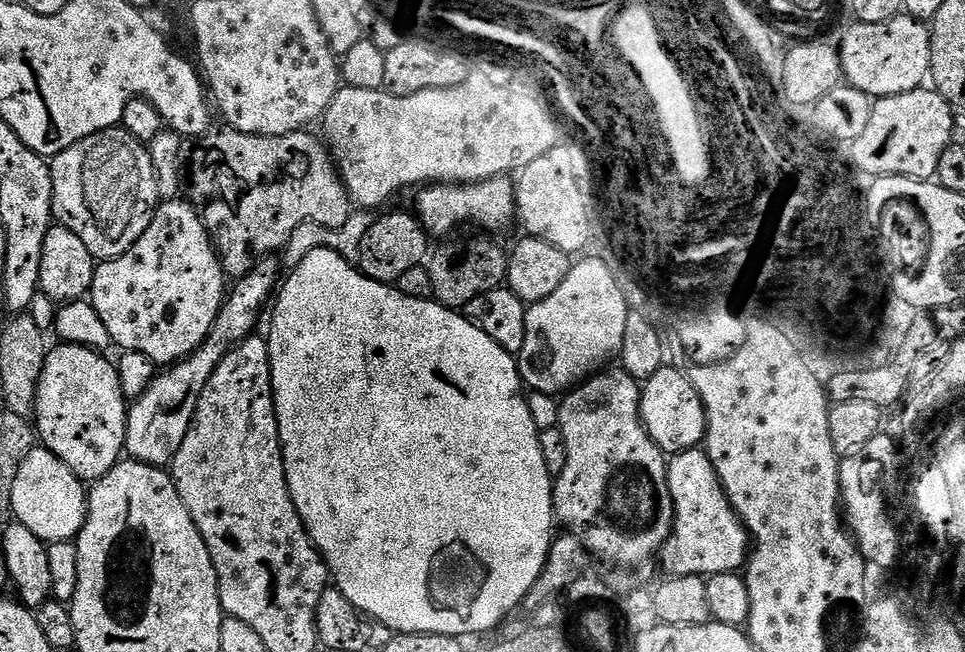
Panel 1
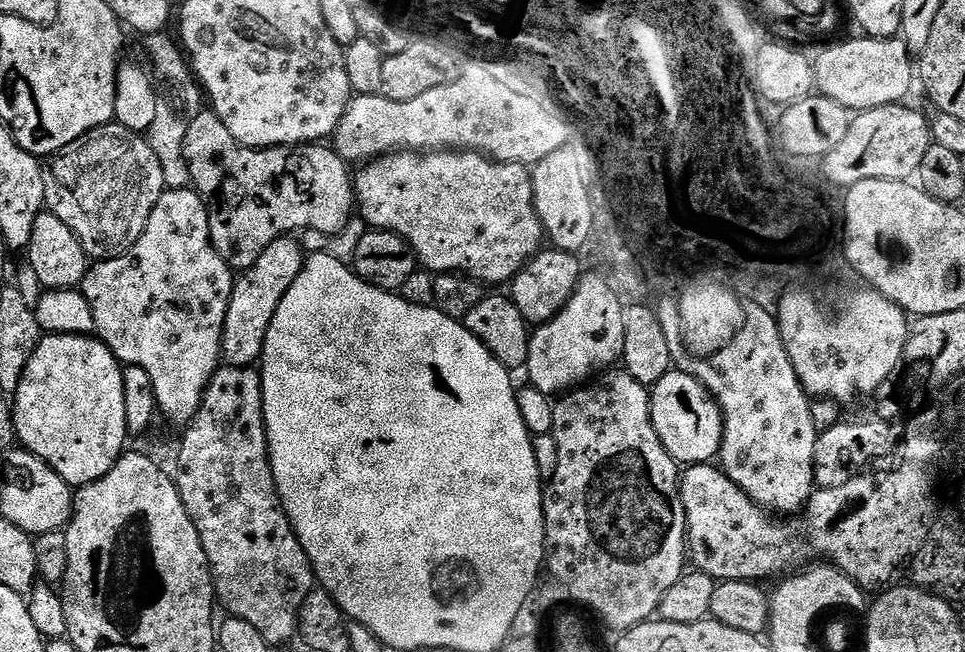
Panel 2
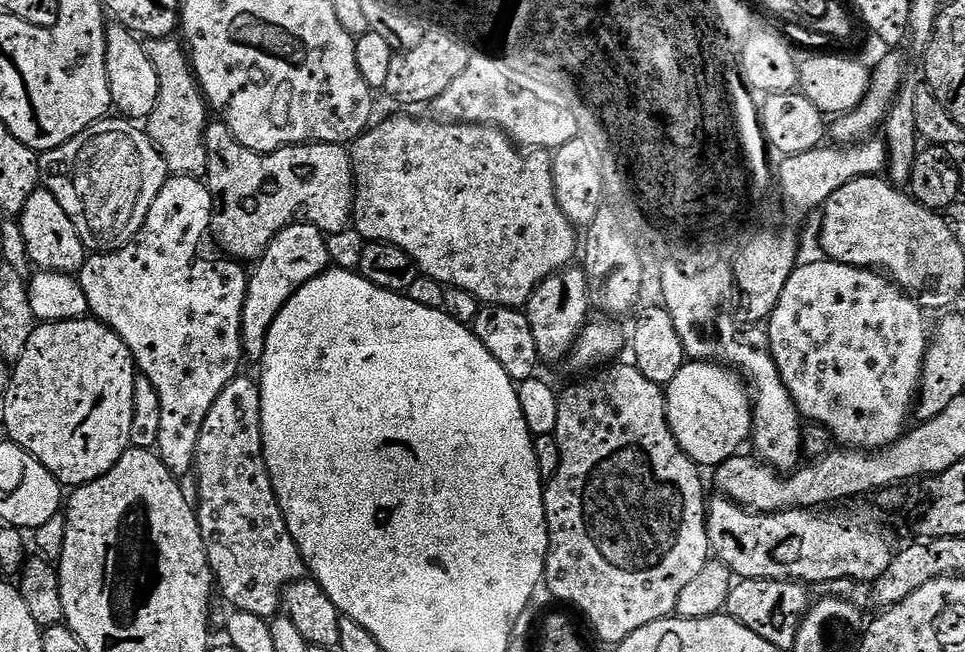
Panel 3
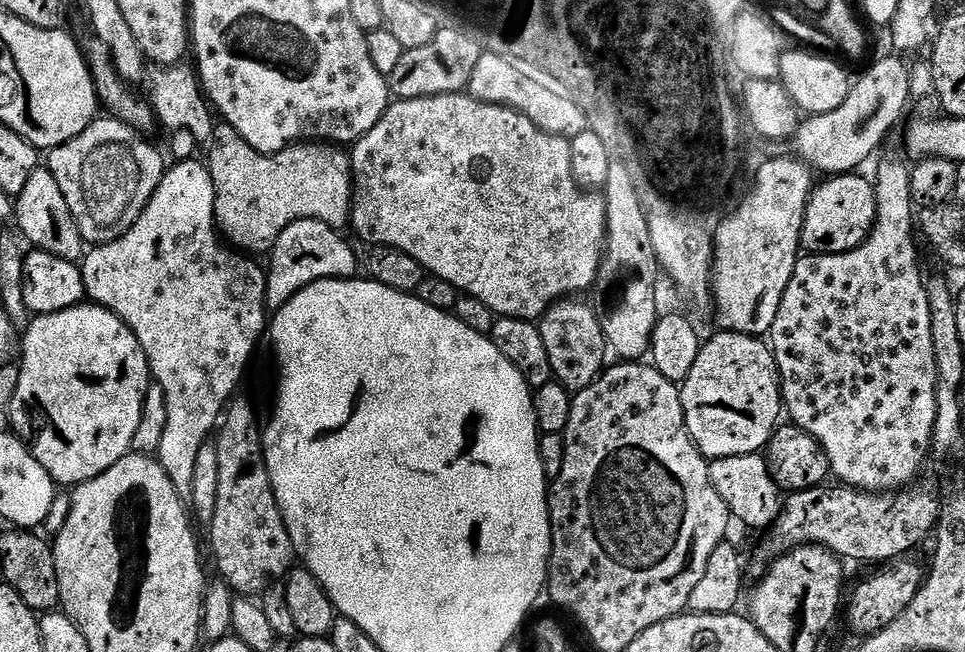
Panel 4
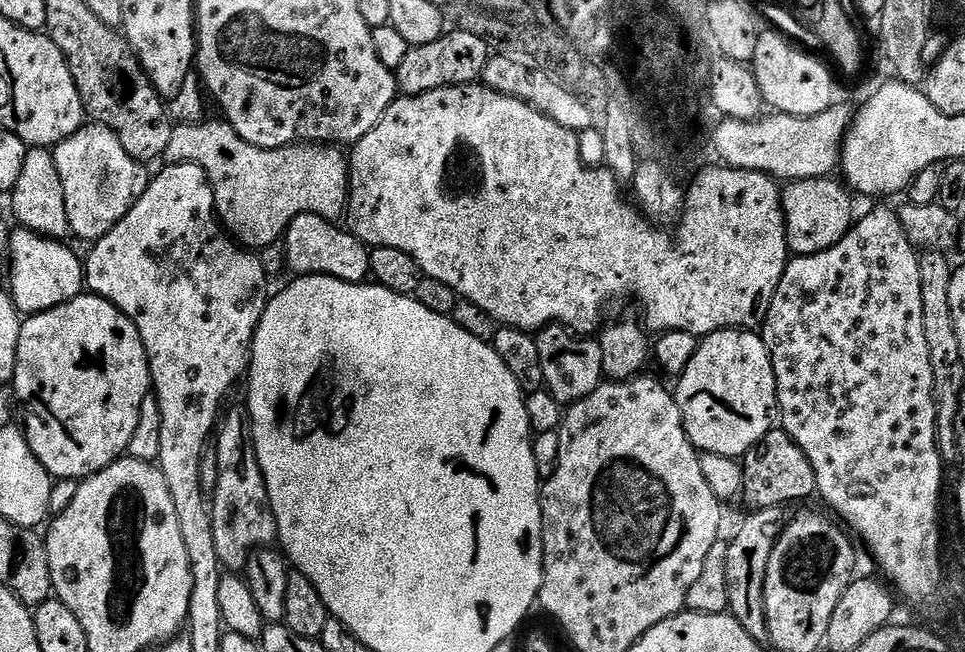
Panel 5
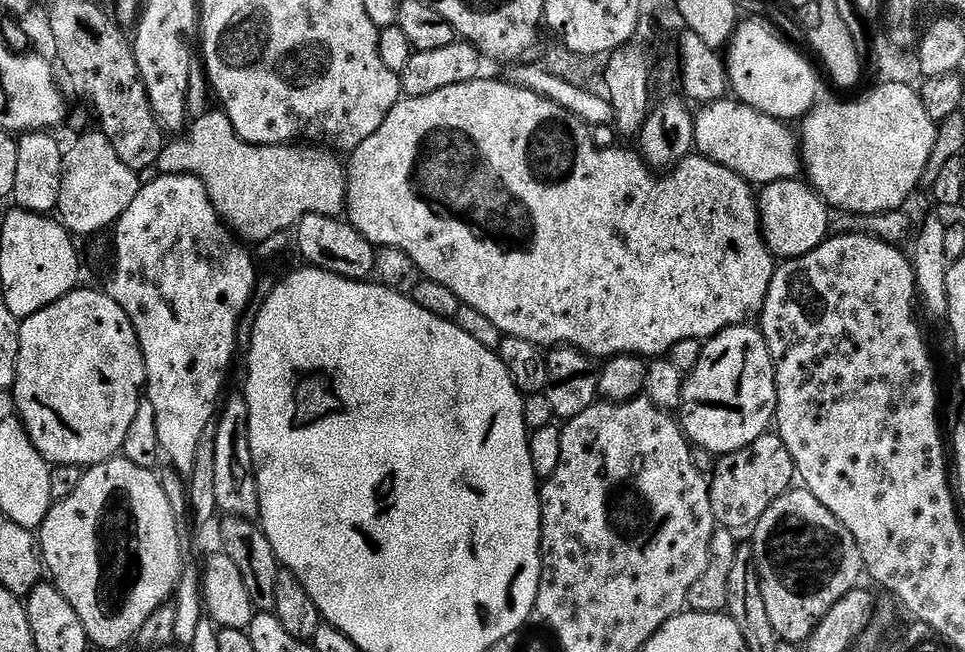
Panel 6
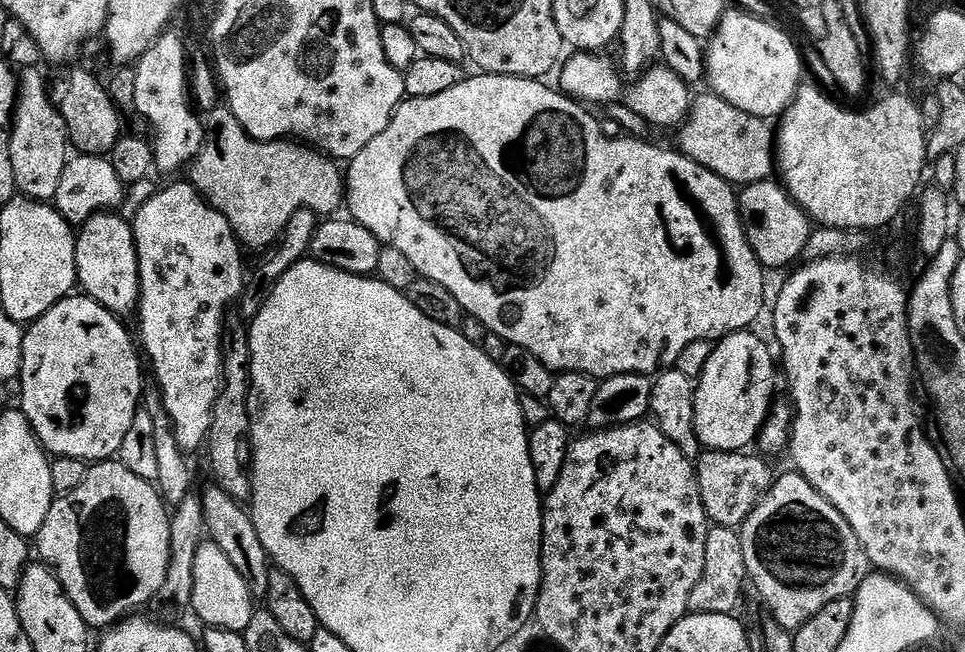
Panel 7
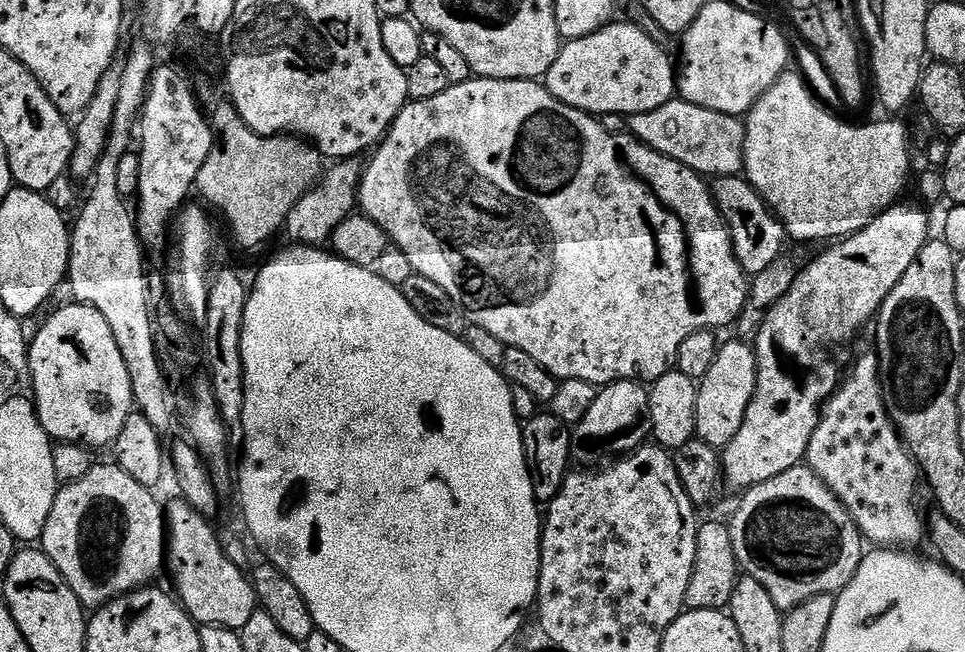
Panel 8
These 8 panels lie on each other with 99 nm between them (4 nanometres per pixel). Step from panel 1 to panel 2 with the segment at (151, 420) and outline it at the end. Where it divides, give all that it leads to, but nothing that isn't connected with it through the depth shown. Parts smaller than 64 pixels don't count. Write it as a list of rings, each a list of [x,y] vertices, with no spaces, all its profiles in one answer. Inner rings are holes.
[[[295,235],[280,236],[266,250],[262,250],[262,258],[243,269],[244,276],[232,286],[232,297],[226,310],[224,323],[224,342],[222,356],[228,362],[243,362],[252,366],[264,355],[264,339],[266,330],[290,286],[294,286],[294,278],[304,269],[306,252],[300,249]]]

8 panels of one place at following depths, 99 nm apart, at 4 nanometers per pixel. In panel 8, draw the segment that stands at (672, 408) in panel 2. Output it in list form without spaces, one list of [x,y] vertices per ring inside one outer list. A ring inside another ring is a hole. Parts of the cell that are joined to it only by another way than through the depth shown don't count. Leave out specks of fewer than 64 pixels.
[[[735,339],[717,347],[714,366],[710,366],[706,378],[698,384],[696,436],[702,443],[717,450],[724,449],[734,434],[738,434],[756,389],[756,354],[753,345],[743,339]]]

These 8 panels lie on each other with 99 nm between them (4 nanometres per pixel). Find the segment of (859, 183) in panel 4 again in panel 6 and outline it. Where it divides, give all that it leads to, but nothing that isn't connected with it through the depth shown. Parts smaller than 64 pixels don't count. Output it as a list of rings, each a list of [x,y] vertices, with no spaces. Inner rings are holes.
[[[795,178],[763,185],[758,192],[758,203],[764,241],[768,243],[773,256],[781,261],[810,254],[810,250],[817,248],[830,235],[833,213],[819,192],[803,179]]]

